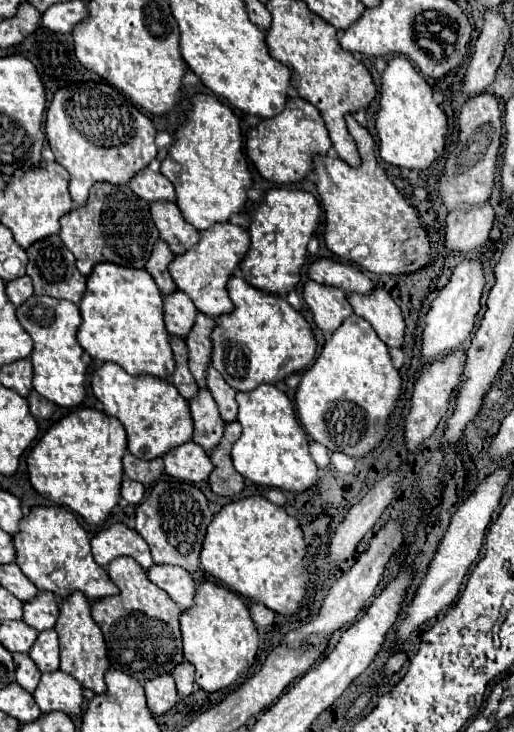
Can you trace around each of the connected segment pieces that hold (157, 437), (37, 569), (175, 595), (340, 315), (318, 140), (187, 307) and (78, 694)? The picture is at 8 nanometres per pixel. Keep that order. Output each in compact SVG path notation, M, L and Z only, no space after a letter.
M104 362L92 372L92 392L104 404L104 412L116 416L128 436L128 450L142 458L152 460L164 456L170 448L184 444L192 438L192 418L188 402L166 380L154 376L130 376L114 362Z
M32 506L20 520L20 532L12 536L12 546L16 548L16 564L38 590L54 592L60 598L80 590L92 600L118 592L106 570L94 562L88 534L80 526L78 518L62 506Z
M154 564L150 570L146 570L146 574L156 586L160 586L164 592L168 592L168 596L182 610L192 606L192 596L194 596L196 584L184 568L168 566L168 564Z
M308 280L302 288L302 296L312 310L316 326L322 332L334 332L342 324L342 320L352 314L352 306L348 304L346 294L340 288Z
M290 96L286 100L284 110L278 116L258 118L258 124L254 128L250 128L248 134L246 134L246 154L248 154L248 158L254 162L256 170L266 180L272 180L272 182L278 182L278 184L300 182L312 170L312 154L326 154L330 146L332 146L332 142L328 140L328 132L326 132L326 126L324 126L324 120L322 120L320 112L310 102L306 102L304 98L298 98L298 96Z
M174 290L172 294L164 296L164 322L170 334L184 338L192 328L194 314L196 306L184 292Z
M54 670L40 678L34 690L34 700L42 712L62 710L70 716L82 712L82 686L66 672Z

